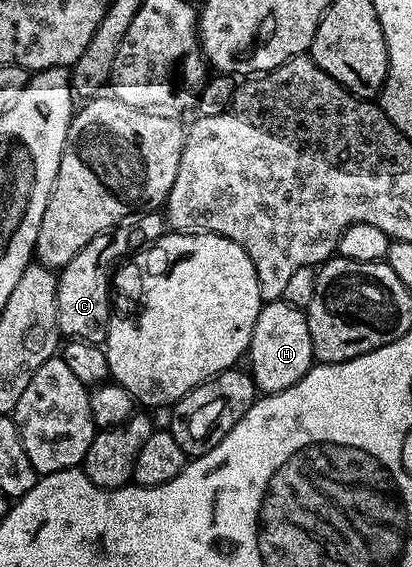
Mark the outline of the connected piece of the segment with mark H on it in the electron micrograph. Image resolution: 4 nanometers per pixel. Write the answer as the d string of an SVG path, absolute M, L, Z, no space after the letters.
M282 298L264 303L257 314L249 349L249 371L260 393L289 390L289 386L296 384L313 367L315 356L306 316L304 309L294 308Z

